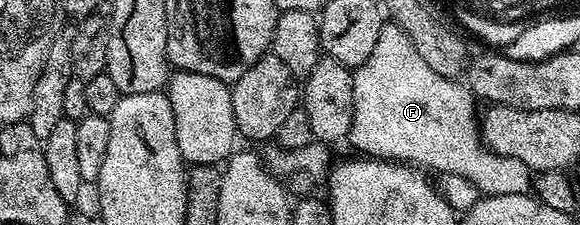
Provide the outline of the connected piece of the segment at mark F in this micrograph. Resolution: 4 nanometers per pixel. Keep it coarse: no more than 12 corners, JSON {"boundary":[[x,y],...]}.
{"boundary":[[384,24],[354,70],[360,154],[517,195],[484,145],[477,101]]}

